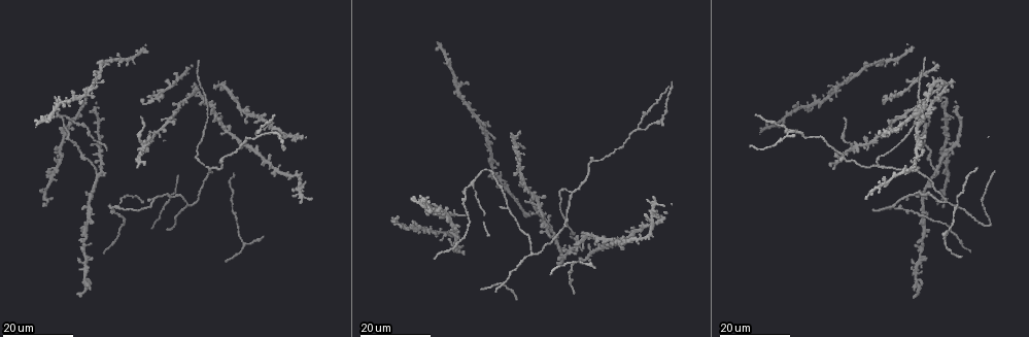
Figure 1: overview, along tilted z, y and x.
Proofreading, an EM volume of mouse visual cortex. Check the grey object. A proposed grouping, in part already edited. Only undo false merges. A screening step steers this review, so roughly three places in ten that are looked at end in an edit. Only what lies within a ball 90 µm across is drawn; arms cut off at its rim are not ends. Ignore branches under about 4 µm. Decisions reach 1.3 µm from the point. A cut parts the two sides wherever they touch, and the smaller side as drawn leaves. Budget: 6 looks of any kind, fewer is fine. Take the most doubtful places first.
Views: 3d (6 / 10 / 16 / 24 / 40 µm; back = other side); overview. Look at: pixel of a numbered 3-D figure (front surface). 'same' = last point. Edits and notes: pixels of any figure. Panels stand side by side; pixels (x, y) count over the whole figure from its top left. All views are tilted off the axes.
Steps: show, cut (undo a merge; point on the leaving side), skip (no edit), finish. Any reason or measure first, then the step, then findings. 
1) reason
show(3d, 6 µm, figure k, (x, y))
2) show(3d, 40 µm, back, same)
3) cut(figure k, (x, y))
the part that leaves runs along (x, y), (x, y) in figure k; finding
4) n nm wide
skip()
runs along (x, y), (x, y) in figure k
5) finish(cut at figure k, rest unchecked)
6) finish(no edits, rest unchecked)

show(3d, 24 µm, figure 1, (464, 204))

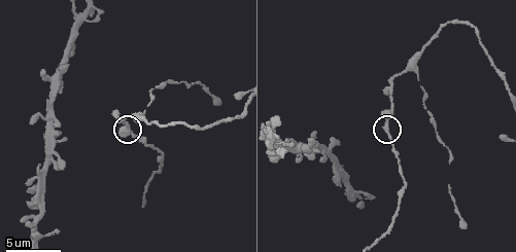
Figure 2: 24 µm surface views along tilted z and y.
zoom in
show(3d, 10 µm, figure 2, (384, 128))

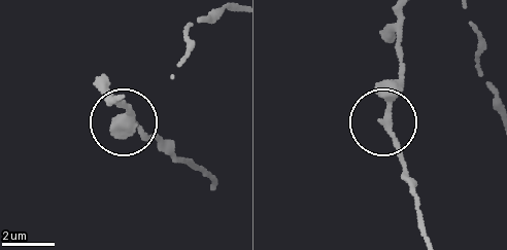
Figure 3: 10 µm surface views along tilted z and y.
side arm 26 µm
skip()
runs along (401, 9), (398, 88), (385, 128), (413, 184) in figure 3; one neuron here

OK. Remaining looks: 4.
a fork
show(3d, 16 µm, figure 1, (878, 167))

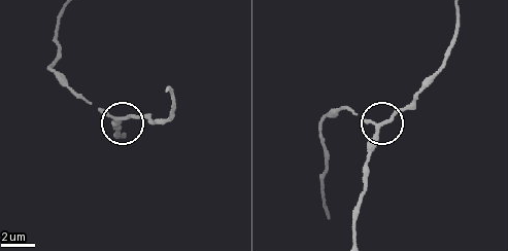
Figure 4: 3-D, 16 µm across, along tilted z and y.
show(3d, 6 µm, figure 4, (377, 125))

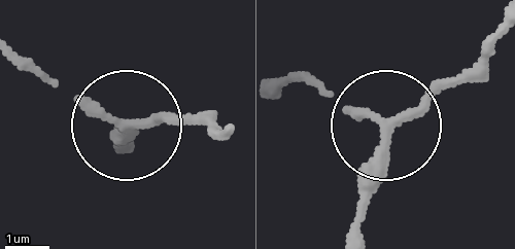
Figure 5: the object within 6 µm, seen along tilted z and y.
side arm 55 µm; 3 arms
skip()
all the same neuron

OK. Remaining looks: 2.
four arms meet
show(3d, 10 µm, figure 2, (350, 197))

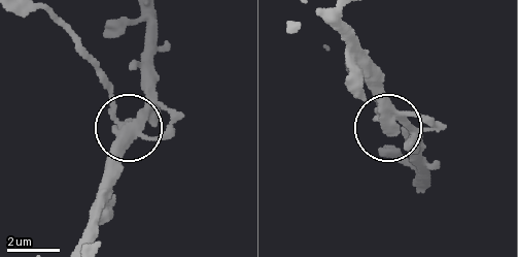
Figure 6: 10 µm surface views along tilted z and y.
cut(figure 6, (105, 86))
the part that leaves runs along (116, 122), (104, 70), (52, 15) in figure 6; two neurons meet here

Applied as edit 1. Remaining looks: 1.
finish(cut at figure 6, rest unchecked)

